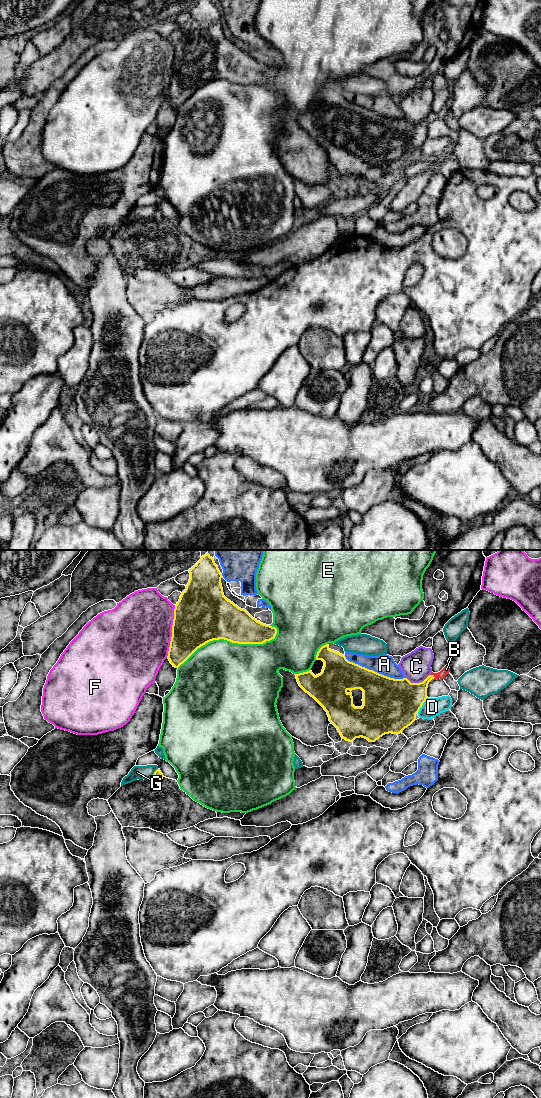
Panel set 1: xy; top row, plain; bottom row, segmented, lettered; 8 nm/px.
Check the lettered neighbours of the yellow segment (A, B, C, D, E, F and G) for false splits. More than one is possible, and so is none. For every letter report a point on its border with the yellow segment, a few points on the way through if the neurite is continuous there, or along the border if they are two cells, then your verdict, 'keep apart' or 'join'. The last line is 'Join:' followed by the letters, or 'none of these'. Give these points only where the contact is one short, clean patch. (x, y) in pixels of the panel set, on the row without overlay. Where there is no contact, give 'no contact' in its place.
A: xy (374, 111) | keep apart
B: xy (433, 118) | across xy (409, 137), (433, 118), (446, 109) | join
C: xy (417, 123) | keep apart
D: xy (422, 144) | keep apart
E: xy (229, 80) | keep apart
F: xy (172, 71) | keep apart
G: xy (154, 212) | keep apart
Join: B

